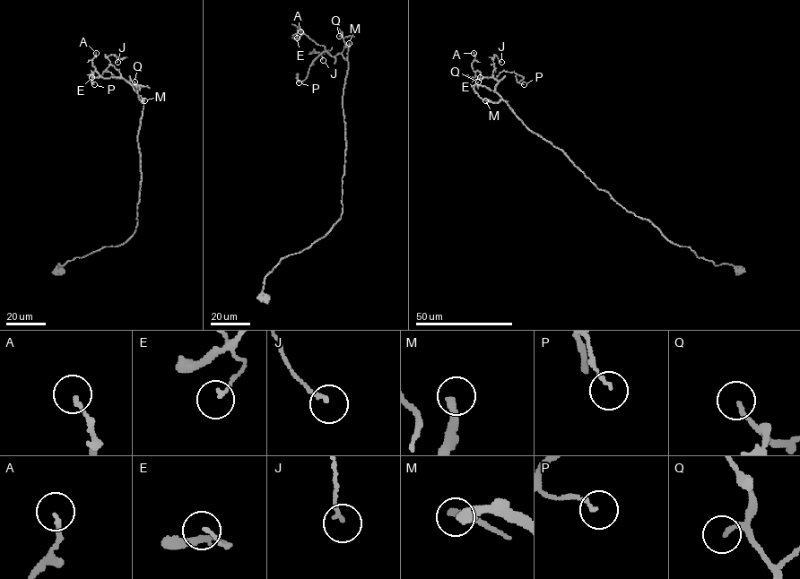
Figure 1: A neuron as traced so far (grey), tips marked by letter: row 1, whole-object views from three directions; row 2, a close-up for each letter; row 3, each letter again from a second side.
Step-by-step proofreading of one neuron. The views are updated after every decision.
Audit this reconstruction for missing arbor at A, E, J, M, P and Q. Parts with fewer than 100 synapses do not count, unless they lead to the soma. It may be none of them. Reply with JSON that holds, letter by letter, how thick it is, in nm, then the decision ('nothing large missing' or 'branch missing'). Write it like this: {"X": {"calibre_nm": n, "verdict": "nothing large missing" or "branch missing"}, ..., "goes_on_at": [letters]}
{"A": {"calibre_nm": 130, "verdict": "nothing large missing"}, "E": {"calibre_nm": 130, "verdict": "nothing large missing"}, "J": {"calibre_nm": 140, "verdict": "nothing large missing"}, "M": {"calibre_nm": 360, "verdict": "branch missing"}, "P": {"calibre_nm": 120, "verdict": "nothing large missing"}, "Q": {"calibre_nm": 150, "verdict": "nothing large missing"}, "goes_on_at": ["M"]}

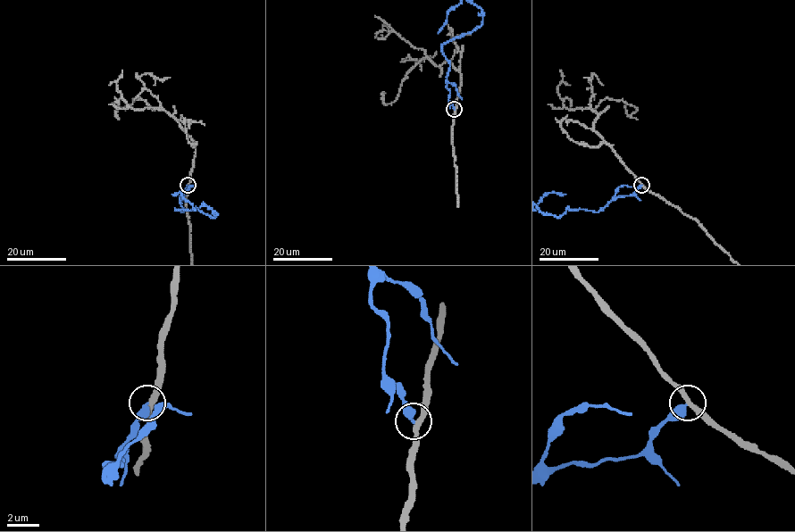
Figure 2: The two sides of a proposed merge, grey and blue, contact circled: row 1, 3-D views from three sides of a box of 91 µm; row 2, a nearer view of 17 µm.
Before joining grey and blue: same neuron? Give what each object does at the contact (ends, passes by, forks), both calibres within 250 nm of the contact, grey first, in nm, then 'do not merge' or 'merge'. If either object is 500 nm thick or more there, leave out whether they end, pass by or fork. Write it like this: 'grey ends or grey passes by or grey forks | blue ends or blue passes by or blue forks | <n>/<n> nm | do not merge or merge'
grey passes by | blue ends | 300/380 nm | do not merge

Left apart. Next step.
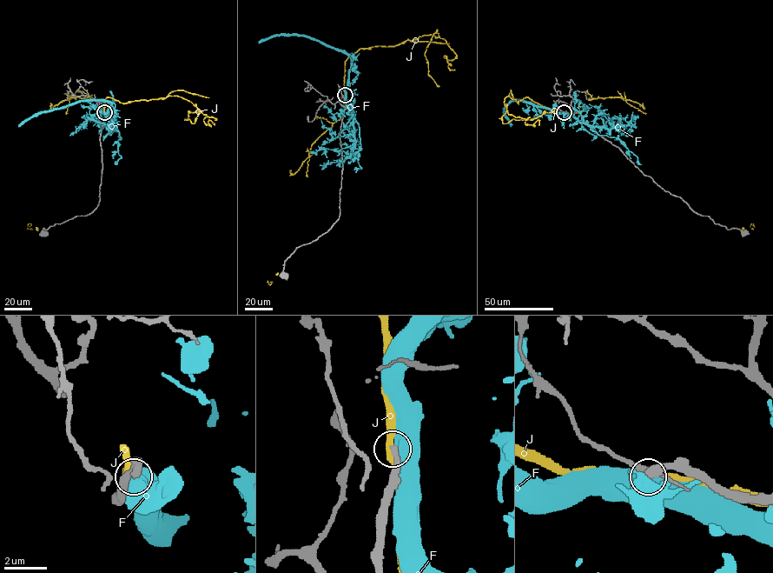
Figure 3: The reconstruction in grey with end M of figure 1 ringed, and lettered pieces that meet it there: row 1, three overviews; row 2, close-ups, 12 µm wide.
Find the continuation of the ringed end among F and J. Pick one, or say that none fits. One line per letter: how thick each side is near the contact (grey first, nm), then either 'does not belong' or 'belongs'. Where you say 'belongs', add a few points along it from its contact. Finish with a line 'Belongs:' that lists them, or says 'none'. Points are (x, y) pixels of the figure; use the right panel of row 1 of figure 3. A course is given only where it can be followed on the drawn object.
F: 380/700 nm | does not belong
J: 420/360 nm | does not belong
Belongs: none

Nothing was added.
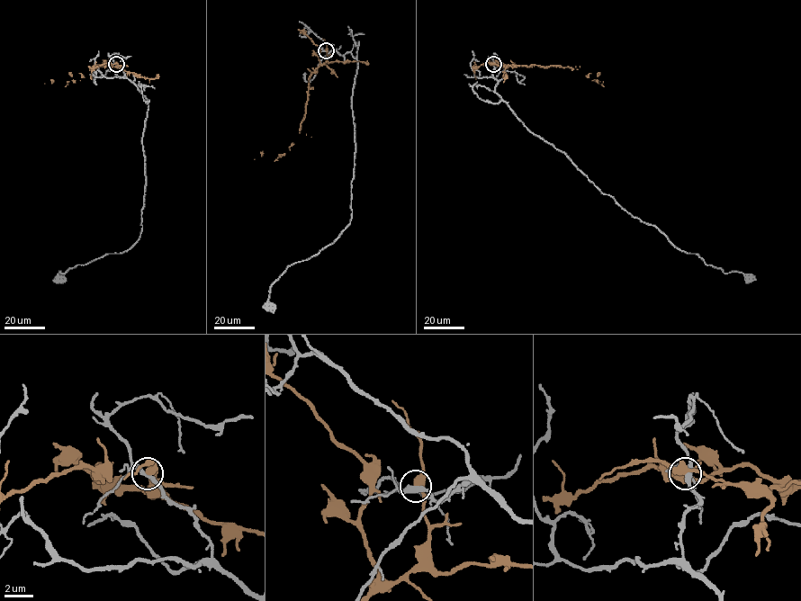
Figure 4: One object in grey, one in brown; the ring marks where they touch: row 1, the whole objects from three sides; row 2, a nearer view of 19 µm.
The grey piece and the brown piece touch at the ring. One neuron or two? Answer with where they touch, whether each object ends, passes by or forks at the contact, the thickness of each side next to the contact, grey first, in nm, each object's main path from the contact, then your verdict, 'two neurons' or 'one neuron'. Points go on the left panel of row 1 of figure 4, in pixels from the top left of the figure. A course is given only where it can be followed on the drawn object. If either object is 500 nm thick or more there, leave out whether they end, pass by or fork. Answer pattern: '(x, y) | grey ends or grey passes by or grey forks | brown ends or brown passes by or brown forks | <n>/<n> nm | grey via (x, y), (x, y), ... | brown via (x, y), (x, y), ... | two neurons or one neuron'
(116, 64) | grey passes by | brown passes by | 360/440 nm | grey via (116, 64), (148, 100), (141, 143), (146, 180), (142, 230), (128, 249), (59, 272), (60, 278) | brown via (116, 64), (114, 67), (89, 67), (80, 81), (72, 80), (65, 86), (52, 84), (52, 79) | two neurons

